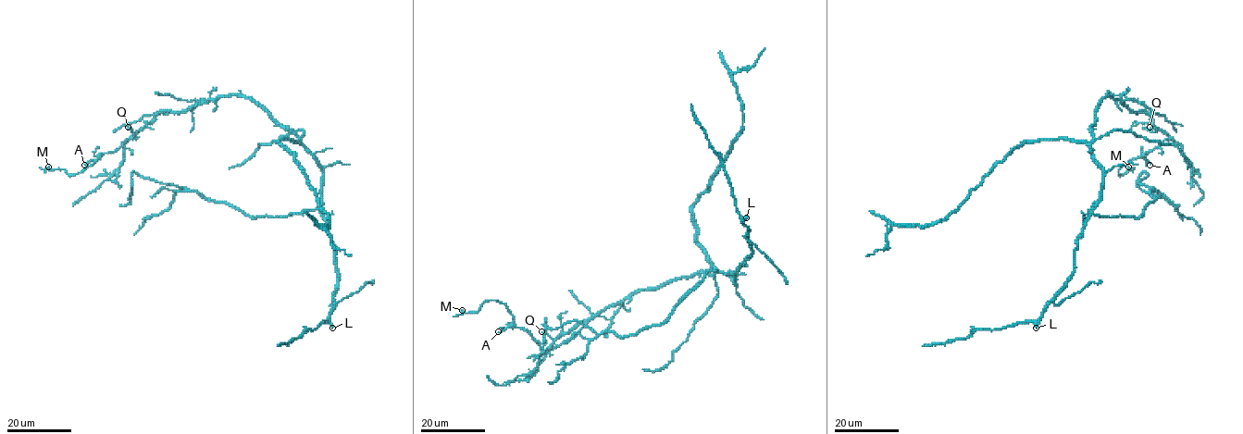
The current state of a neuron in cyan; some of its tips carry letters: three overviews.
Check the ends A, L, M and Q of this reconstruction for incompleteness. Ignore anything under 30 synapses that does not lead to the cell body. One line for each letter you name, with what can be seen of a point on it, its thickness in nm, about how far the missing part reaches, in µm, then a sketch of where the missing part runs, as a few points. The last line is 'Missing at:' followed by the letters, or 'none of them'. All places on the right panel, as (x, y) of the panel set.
L: at (1036, 328); 320 nm thick; about 80 µm are missing; missing branch runs (1036, 328), (1027, 353), (1027, 384), (983, 380), (968, 384), (954, 393), (944, 407)
Missing at: L

